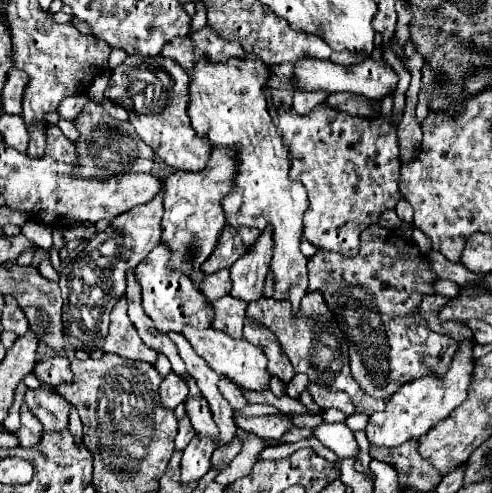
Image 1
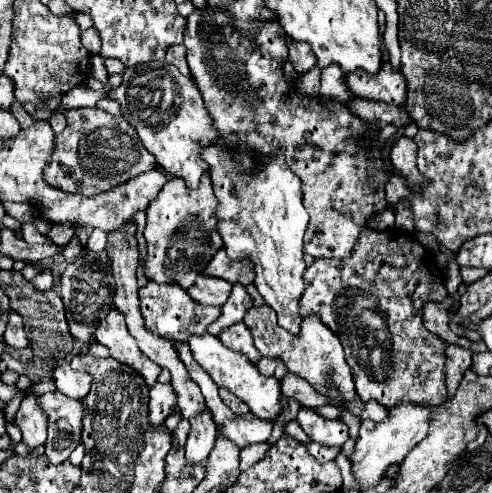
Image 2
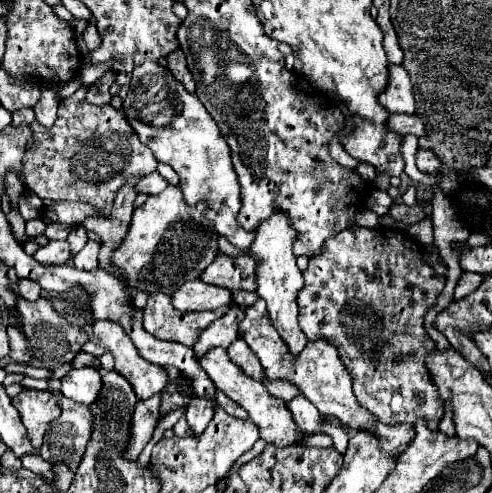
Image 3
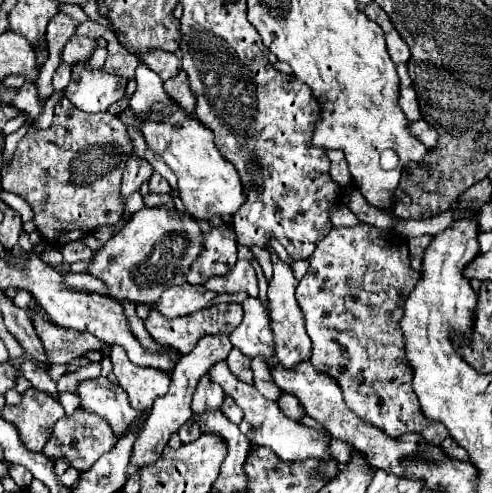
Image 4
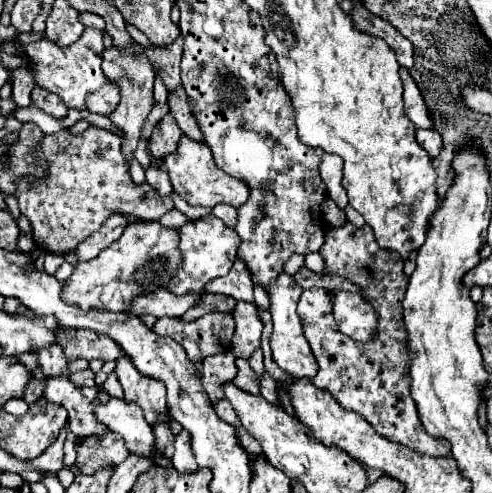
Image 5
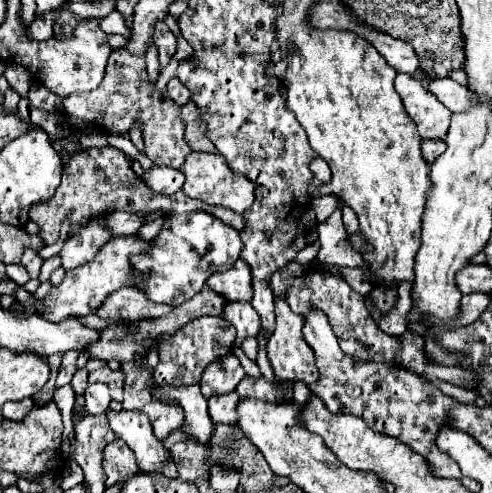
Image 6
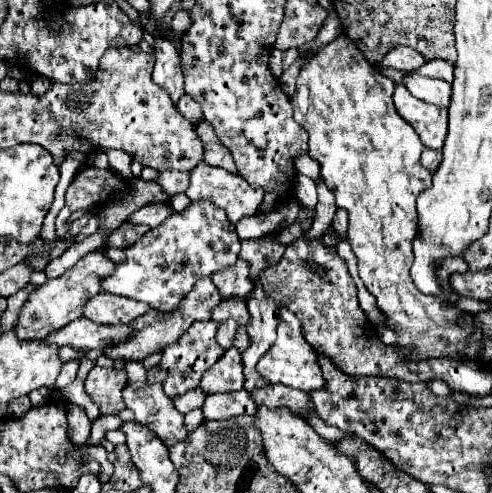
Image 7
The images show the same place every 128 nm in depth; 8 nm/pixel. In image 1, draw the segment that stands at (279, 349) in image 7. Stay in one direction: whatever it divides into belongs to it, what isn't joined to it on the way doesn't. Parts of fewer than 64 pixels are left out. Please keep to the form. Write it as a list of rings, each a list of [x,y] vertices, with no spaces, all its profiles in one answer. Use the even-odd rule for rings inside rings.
[[[256,56],[232,58],[222,64],[208,64],[198,60],[194,76],[188,86],[188,116],[200,136],[210,138],[210,146],[240,146],[240,168],[236,188],[224,198],[226,220],[232,226],[248,226],[264,230],[266,224],[274,226],[274,258],[270,270],[274,274],[274,298],[290,298],[292,310],[298,312],[300,300],[308,290],[306,258],[300,252],[302,214],[308,208],[308,196],[302,184],[288,180],[288,148],[280,130],[268,114],[264,86],[270,78],[270,68]]]

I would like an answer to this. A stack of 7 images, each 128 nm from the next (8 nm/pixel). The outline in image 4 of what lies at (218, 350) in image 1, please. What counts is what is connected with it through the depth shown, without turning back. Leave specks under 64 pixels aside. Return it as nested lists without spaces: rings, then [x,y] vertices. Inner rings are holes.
[[[224,360],[216,362],[210,370],[208,370],[210,378],[214,382],[218,382],[222,386],[222,390],[234,398],[234,402],[244,410],[244,420],[240,424],[240,432],[254,444],[254,446],[268,446],[274,450],[276,456],[280,456],[286,462],[294,462],[294,460],[306,460],[306,458],[320,458],[326,460],[330,456],[328,452],[328,442],[330,436],[326,432],[318,432],[314,428],[308,428],[300,422],[290,420],[288,416],[284,416],[284,412],[280,412],[278,404],[272,400],[264,400],[264,396],[260,396],[260,392],[256,392],[256,388],[252,384],[246,384],[242,380],[238,380],[228,364]]]

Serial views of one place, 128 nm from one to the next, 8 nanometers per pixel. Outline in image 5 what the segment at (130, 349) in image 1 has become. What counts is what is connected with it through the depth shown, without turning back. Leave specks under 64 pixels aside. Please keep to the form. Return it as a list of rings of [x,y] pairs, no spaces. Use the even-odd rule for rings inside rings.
[[[126,354],[116,360],[116,374],[124,388],[124,400],[138,404],[144,410],[144,418],[148,420],[148,424],[154,424],[158,414],[168,410],[164,384],[140,374]]]

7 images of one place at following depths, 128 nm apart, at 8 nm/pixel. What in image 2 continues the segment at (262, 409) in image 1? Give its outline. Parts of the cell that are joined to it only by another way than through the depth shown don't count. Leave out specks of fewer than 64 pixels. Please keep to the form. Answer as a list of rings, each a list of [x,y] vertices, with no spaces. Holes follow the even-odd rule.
[[[292,420],[292,422],[288,422],[288,424],[284,426],[284,432],[286,432],[286,434],[290,434],[292,438],[296,438],[296,440],[298,440],[298,442],[302,442],[302,444],[310,440],[310,438],[308,438],[308,436],[306,436],[306,434],[302,432],[302,428],[300,428],[300,424],[296,424],[296,420]]]

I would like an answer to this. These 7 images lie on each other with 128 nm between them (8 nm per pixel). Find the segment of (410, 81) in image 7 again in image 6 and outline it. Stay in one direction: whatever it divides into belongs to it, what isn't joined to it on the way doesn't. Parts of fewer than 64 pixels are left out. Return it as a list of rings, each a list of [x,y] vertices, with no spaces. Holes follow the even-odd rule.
[[[452,78],[430,82],[428,92],[434,94],[450,112],[464,112],[472,108],[472,104],[476,104],[476,92],[468,90],[468,86],[454,82]]]

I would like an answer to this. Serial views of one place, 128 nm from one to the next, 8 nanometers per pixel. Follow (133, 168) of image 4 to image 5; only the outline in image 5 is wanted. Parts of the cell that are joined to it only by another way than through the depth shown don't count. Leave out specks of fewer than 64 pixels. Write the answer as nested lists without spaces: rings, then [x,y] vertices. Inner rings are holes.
[[[106,48],[104,56],[102,56],[102,70],[104,74],[120,86],[122,92],[122,100],[116,106],[116,112],[112,112],[110,120],[114,122],[116,128],[122,130],[122,152],[126,158],[126,164],[130,166],[130,162],[134,160],[134,152],[138,148],[140,136],[142,136],[142,128],[144,122],[150,114],[150,110],[154,108],[154,96],[152,96],[152,84],[154,84],[154,72],[152,72],[152,64],[148,62],[148,58],[136,56],[134,54],[136,48],[128,48],[128,50],[118,50],[118,48]]]

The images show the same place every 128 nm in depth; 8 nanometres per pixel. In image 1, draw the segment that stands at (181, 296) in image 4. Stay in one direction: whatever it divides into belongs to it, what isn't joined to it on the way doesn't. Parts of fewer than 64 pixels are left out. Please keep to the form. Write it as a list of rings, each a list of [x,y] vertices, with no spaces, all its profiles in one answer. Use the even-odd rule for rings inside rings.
[[[220,270],[214,274],[208,274],[202,282],[202,292],[206,294],[208,300],[216,300],[228,294],[228,288],[232,288],[232,282],[228,280],[228,270]]]

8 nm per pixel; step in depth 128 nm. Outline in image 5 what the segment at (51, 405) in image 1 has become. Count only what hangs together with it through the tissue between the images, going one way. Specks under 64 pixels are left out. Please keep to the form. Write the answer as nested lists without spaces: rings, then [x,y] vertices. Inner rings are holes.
[[[108,430],[104,436],[76,438],[76,468],[80,474],[92,474],[98,468],[116,466],[128,456],[124,440],[116,432]]]

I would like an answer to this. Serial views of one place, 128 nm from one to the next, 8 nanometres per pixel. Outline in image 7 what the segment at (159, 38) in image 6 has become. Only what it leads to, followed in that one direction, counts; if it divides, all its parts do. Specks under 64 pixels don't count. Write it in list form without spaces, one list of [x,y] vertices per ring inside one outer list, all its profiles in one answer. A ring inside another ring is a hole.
[[[156,40],[154,56],[156,66],[152,72],[152,80],[170,94],[172,102],[178,102],[178,98],[184,94],[184,76],[180,68],[178,50],[172,48],[170,40]]]

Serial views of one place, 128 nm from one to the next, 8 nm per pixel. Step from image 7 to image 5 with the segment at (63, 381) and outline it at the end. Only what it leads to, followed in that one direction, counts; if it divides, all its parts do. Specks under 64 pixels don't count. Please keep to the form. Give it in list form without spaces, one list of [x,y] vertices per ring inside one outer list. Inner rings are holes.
[[[50,344],[50,348],[40,348],[40,352],[34,352],[34,354],[38,358],[38,364],[44,376],[66,376],[68,362],[56,344]]]

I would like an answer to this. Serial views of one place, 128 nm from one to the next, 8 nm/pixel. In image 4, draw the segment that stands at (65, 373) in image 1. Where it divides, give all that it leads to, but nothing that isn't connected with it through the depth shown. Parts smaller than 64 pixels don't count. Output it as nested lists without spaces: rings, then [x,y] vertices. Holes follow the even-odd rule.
[[[104,376],[82,380],[76,388],[76,394],[80,396],[80,406],[102,416],[112,426],[116,436],[122,436],[132,420],[138,418],[138,412],[128,402],[128,394]]]

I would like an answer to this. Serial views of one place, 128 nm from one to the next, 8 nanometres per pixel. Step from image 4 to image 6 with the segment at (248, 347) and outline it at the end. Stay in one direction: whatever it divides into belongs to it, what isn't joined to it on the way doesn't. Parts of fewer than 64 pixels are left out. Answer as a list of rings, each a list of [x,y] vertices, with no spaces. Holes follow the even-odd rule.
[[[228,304],[224,306],[224,320],[228,320],[236,328],[236,344],[242,344],[248,336],[256,336],[260,330],[260,316],[256,316],[256,310],[252,304]]]

